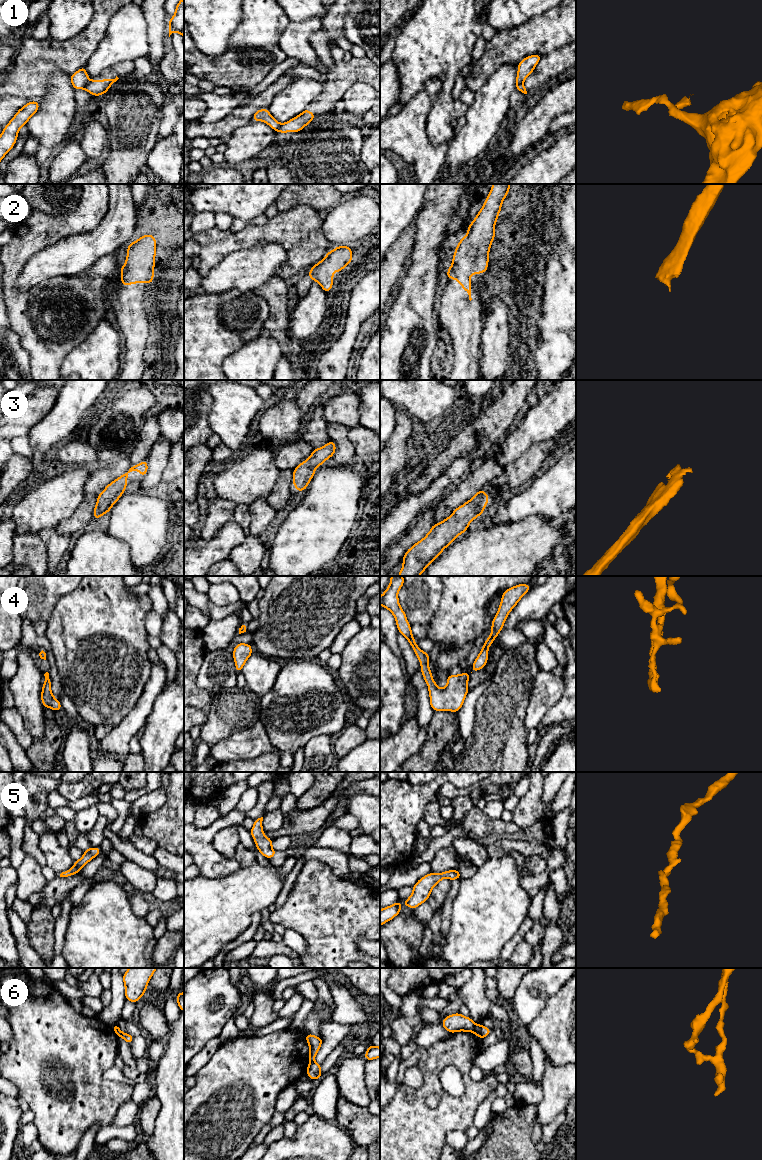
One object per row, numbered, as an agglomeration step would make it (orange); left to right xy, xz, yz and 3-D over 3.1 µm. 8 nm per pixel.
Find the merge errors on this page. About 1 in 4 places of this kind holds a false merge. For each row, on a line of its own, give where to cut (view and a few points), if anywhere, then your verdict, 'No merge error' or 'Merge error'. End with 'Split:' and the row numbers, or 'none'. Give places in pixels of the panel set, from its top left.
1: Split along xz (281, 124), (276, 131). Merge error
2: No split. No merge error
3: No split. No merge error
4: No split. No merge error
5: No split. No merge error
6: Split along yz (475, 1025), (472, 1030). Merge error
Split: 1, 6

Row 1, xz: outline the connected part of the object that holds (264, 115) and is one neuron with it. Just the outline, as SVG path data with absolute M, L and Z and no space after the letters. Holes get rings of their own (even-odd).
M260 109L256 111L252 117L252 121L263 121L275 131L278 131L281 127L281 124L271 116L269 109Z

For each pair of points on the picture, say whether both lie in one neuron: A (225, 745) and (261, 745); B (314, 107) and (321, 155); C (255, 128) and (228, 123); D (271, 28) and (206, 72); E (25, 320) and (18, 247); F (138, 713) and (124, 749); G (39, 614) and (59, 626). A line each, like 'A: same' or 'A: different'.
A: same
B: different
C: different
D: same
E: same
F: same
G: different

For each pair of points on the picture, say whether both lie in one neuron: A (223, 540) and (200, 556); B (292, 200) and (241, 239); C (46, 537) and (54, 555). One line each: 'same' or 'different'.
A: same
B: different
C: same

